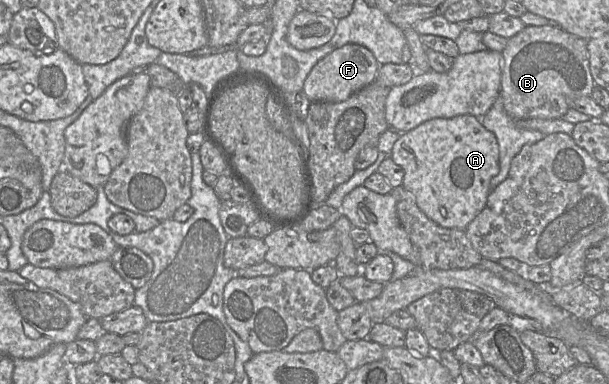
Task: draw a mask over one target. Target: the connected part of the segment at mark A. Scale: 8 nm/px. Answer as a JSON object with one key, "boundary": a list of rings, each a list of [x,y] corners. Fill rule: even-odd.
{"boundary":[[[472,115],[423,122],[400,135],[390,157],[404,170],[403,187],[415,196],[420,210],[442,227],[461,230],[484,209],[490,181],[500,170],[495,135]]]}

